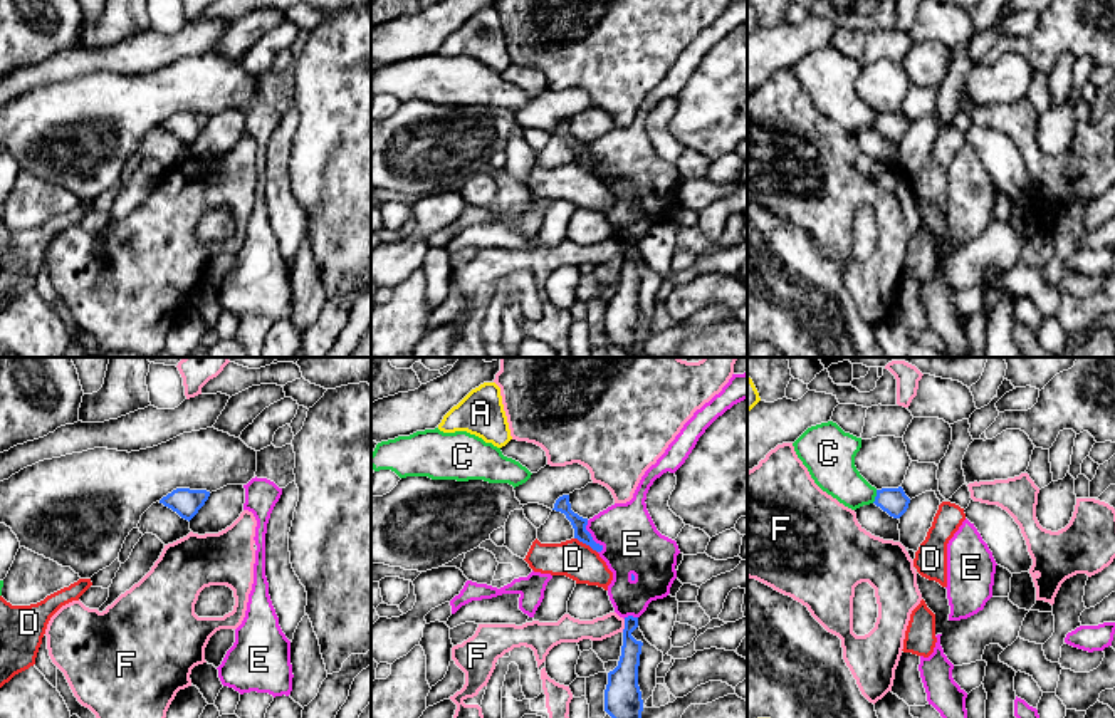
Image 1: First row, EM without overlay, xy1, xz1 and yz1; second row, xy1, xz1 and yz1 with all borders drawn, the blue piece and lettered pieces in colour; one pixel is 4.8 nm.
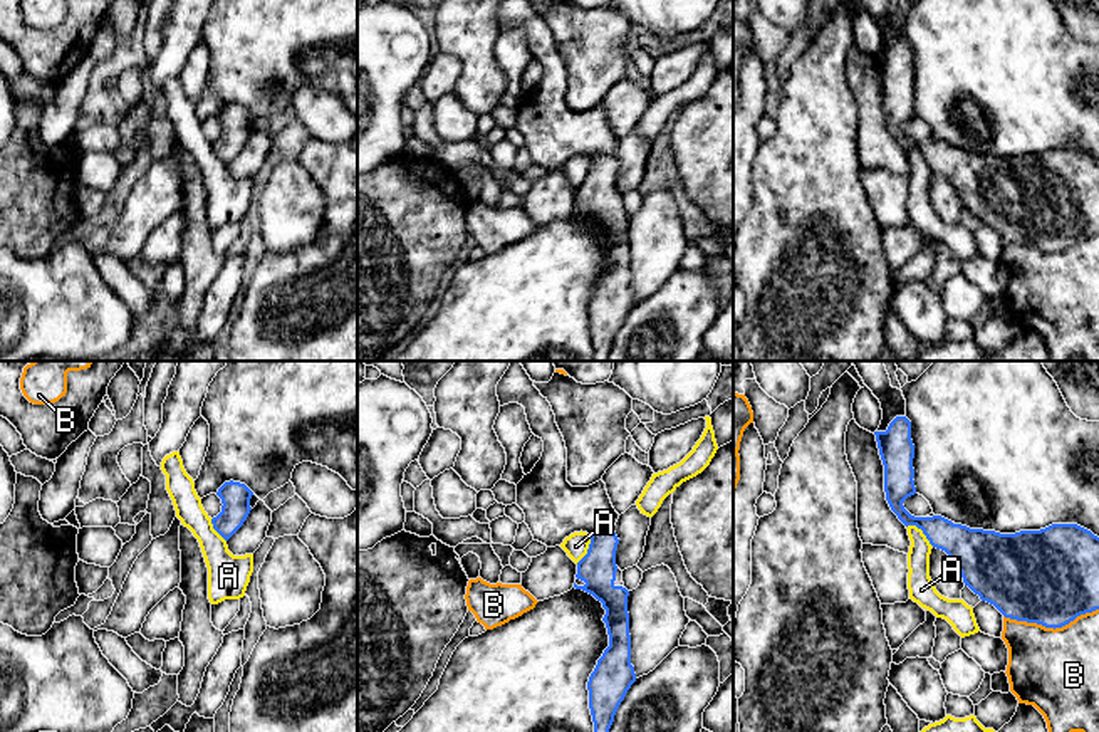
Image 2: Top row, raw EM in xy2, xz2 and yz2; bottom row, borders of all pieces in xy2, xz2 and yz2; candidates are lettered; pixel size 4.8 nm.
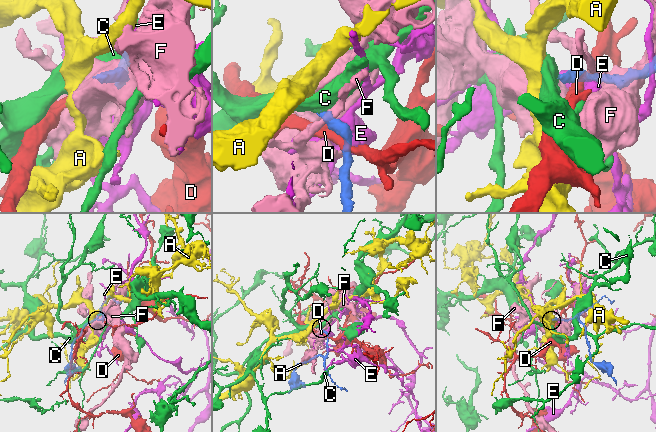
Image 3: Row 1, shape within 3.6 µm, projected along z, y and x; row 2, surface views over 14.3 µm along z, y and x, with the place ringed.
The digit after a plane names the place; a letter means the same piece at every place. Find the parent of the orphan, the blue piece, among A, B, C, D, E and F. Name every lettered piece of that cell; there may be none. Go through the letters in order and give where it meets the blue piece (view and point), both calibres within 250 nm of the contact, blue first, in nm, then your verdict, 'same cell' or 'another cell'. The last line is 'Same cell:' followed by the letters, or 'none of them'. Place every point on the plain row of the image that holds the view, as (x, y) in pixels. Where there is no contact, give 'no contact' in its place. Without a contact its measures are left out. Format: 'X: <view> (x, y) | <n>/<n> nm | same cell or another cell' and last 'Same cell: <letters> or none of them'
A: yz2 (921, 153) | 190/110 nm | another cell
B: yz2 (1051, 250) | 460/400 nm | another cell
C: yz1 (875, 121) | 130/220 nm | same cell
D: xz1 (586, 168) | 70/180 nm | another cell
E: xz1 (591, 161) | 70/280 nm | another cell
F: xz1 (625, 250) | 140/110 nm | another cell
Same cell: C

